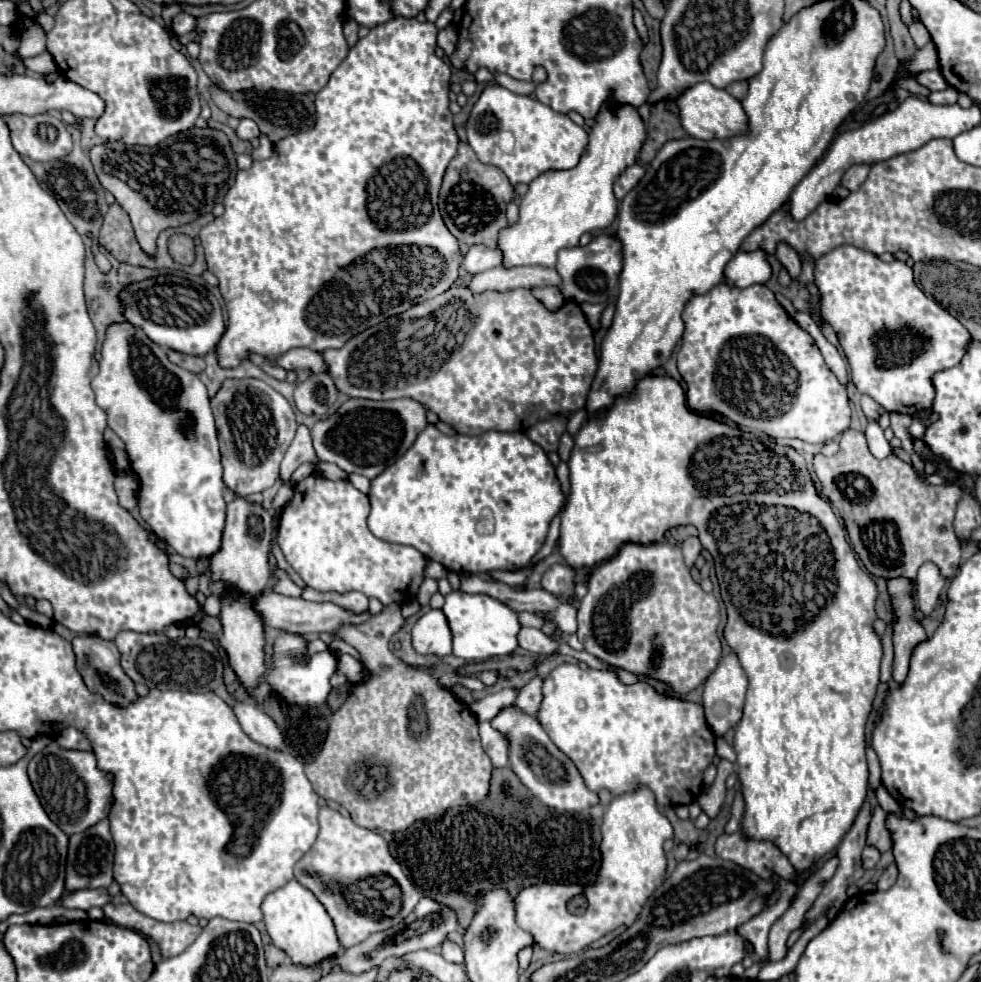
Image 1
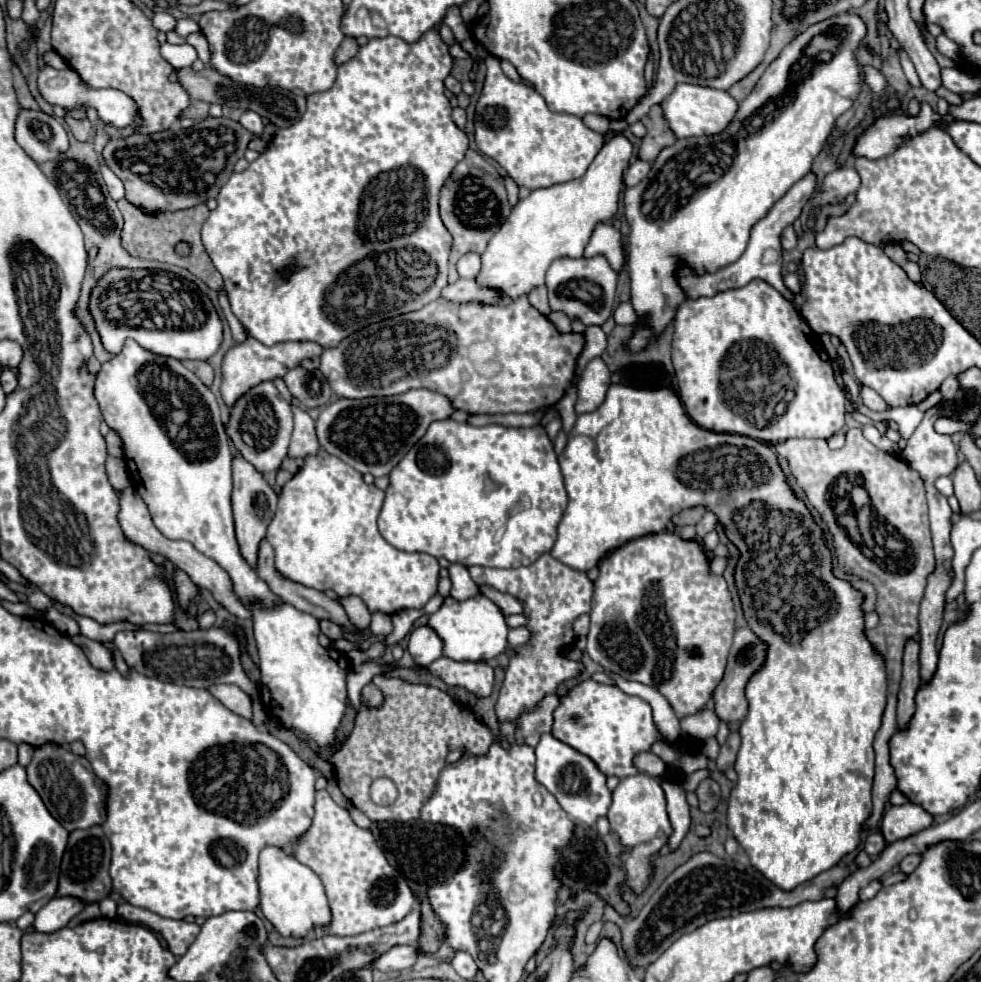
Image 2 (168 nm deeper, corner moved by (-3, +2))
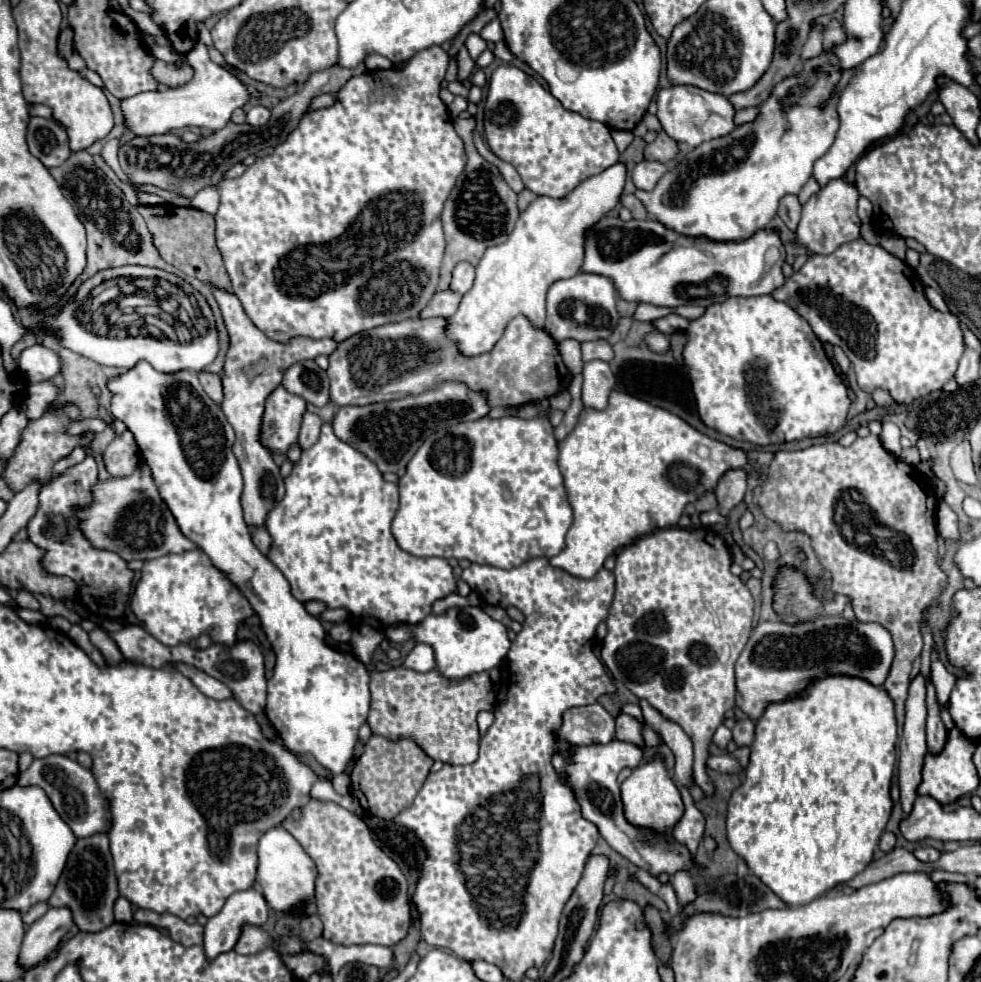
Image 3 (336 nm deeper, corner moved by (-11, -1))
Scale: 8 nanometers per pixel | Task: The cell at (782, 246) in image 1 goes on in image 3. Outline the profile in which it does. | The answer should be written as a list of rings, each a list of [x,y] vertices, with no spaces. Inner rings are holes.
[[[784,195],[780,199],[780,207],[778,207],[778,217],[788,225],[788,229],[796,229],[798,227],[798,221],[800,221],[800,211],[802,211],[802,205],[798,201],[796,195]]]

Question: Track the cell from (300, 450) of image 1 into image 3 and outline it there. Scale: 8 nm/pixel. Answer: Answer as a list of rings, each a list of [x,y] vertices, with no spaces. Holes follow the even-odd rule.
[[[306,411],[304,419],[302,419],[302,427],[300,427],[300,437],[298,437],[298,443],[302,449],[308,449],[310,445],[314,445],[314,441],[318,441],[320,427],[322,427],[320,417]]]

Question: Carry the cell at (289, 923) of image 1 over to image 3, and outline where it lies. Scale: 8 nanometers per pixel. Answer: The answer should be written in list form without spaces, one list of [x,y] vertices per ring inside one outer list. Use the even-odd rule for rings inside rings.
[[[270,827],[258,841],[256,867],[256,883],[260,885],[262,893],[266,893],[268,905],[282,913],[282,909],[290,909],[290,905],[298,905],[298,901],[314,901],[314,881],[314,861],[306,855],[302,845],[284,827]]]

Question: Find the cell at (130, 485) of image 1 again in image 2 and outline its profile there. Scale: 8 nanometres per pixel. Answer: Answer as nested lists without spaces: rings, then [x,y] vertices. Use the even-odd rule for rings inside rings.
[[[108,456],[108,460],[106,460],[106,472],[108,472],[108,480],[110,480],[110,484],[114,486],[116,492],[122,492],[122,490],[126,490],[130,486],[128,470],[126,470],[126,464],[122,460]]]

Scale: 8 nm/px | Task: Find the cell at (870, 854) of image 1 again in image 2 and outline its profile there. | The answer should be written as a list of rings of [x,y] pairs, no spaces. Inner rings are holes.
[[[870,832],[866,836],[866,840],[864,840],[864,852],[868,856],[878,856],[884,848],[886,848],[886,842],[884,842],[884,838],[882,838],[880,832]]]

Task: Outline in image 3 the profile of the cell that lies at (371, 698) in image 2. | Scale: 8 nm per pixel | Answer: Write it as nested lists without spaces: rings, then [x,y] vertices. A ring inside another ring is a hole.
[[[412,669],[370,671],[372,707],[368,725],[374,735],[390,741],[412,739],[430,759],[450,765],[470,765],[478,759],[480,729],[476,715],[496,709],[498,685],[488,673],[476,673],[462,681],[446,681],[438,671],[414,673]]]

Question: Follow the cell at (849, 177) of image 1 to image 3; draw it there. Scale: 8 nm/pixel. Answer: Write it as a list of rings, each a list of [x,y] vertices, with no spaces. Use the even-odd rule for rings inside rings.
[[[834,179],[830,181],[820,193],[812,195],[808,203],[802,209],[802,219],[794,231],[794,241],[800,247],[806,247],[810,253],[820,253],[820,255],[830,255],[834,253],[840,245],[850,243],[860,239],[860,217],[856,213],[856,203],[858,203],[858,191],[854,185],[846,183],[844,179]]]

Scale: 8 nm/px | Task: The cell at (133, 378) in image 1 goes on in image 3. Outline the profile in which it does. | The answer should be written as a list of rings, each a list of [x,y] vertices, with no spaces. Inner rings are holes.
[[[146,361],[138,363],[124,375],[110,379],[108,389],[112,391],[114,419],[124,421],[126,427],[134,433],[140,453],[154,473],[158,491],[162,493],[166,505],[170,505],[170,511],[174,513],[182,533],[210,557],[216,569],[222,569],[222,573],[226,573],[230,581],[234,581],[242,589],[244,597],[252,603],[256,615],[262,621],[266,637],[270,639],[276,653],[274,675],[268,681],[266,717],[278,731],[284,747],[294,755],[310,753],[332,773],[342,773],[354,755],[358,729],[362,723],[366,723],[368,717],[370,675],[366,665],[355,655],[336,650],[326,643],[326,633],[320,625],[320,619],[306,613],[304,605],[290,593],[290,585],[282,577],[282,573],[278,573],[268,557],[262,555],[250,541],[250,533],[242,517],[242,507],[238,503],[242,493],[242,475],[232,453],[234,431],[230,429],[230,423],[226,421],[222,409],[214,405],[210,397],[206,397],[196,373],[158,373],[156,369],[152,369],[152,365],[146,365]]]

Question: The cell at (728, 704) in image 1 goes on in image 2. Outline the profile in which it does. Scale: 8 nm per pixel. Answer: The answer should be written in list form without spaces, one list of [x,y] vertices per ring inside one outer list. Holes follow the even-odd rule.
[[[740,628],[734,634],[734,642],[732,642],[732,648],[730,648],[724,678],[720,680],[720,684],[714,690],[714,712],[716,712],[718,720],[722,720],[722,722],[744,720],[744,716],[748,712],[748,702],[744,698],[744,686],[750,680],[750,676],[756,670],[760,670],[760,666],[764,662],[764,656],[766,656],[766,646],[762,646],[762,642],[758,642],[758,638],[754,638],[754,632],[750,628]]]

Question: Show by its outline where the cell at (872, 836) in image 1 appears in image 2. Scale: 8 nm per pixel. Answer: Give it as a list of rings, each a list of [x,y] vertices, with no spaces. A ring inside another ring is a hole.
[[[912,802],[902,806],[888,806],[882,818],[882,836],[888,844],[892,844],[896,840],[918,834],[920,830],[926,830],[930,824],[932,816]]]

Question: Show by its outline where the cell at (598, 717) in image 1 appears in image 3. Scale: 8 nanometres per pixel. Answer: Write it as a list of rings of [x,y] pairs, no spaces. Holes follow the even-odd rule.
[[[618,715],[616,717],[618,721],[618,741],[628,741],[628,743],[634,743],[634,745],[644,745],[644,739],[642,739],[642,725],[630,717],[630,715]]]

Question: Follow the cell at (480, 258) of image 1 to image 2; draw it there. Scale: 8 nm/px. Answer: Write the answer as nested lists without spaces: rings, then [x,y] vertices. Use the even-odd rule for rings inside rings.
[[[476,252],[464,254],[458,260],[458,274],[460,274],[460,278],[476,278],[480,272],[480,266],[482,266],[480,254],[476,254]]]

